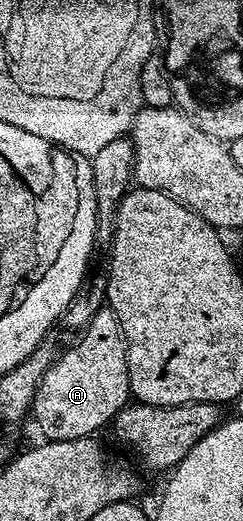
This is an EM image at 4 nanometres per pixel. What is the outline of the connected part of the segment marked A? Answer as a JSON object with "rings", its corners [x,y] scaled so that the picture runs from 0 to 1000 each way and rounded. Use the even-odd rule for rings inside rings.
{"rings":[[[453,589],[399,595],[383,612],[317,653],[272,664],[239,689],[185,712],[169,735],[152,743],[136,802],[160,814],[173,835],[198,846],[263,846],[267,843],[333,843],[403,833],[420,816],[453,818],[473,798],[531,775],[539,737],[523,710],[523,662],[506,655],[506,637],[490,626],[481,605]]]}

